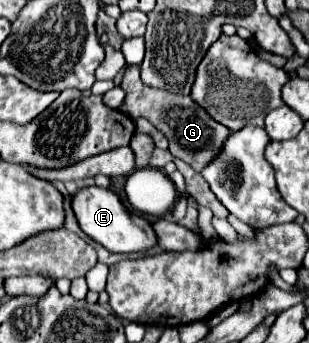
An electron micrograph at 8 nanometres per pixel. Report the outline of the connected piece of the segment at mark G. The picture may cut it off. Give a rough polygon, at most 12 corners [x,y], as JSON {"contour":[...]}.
{"contour":[[126,67],[118,107],[148,119],[170,153],[204,169],[230,131],[190,95],[152,89]]}

